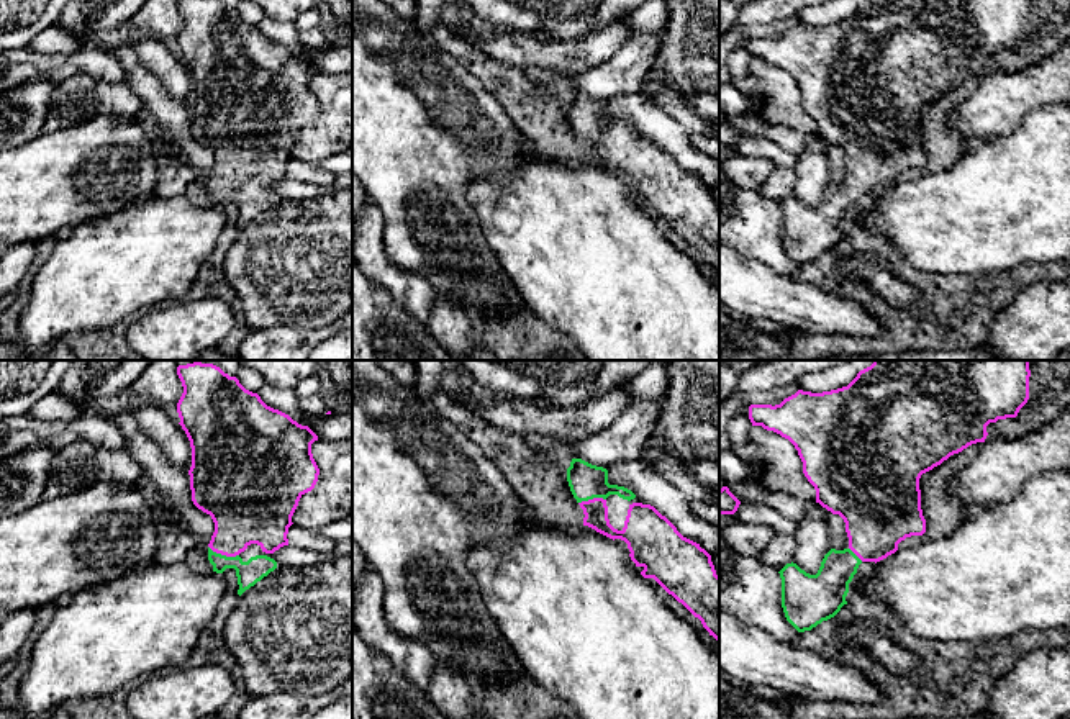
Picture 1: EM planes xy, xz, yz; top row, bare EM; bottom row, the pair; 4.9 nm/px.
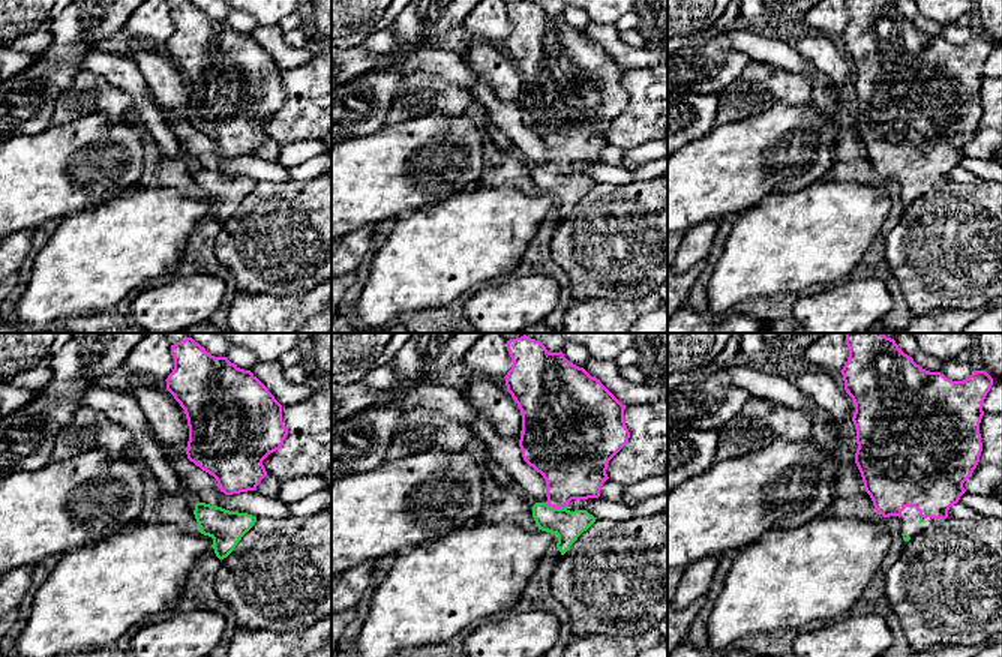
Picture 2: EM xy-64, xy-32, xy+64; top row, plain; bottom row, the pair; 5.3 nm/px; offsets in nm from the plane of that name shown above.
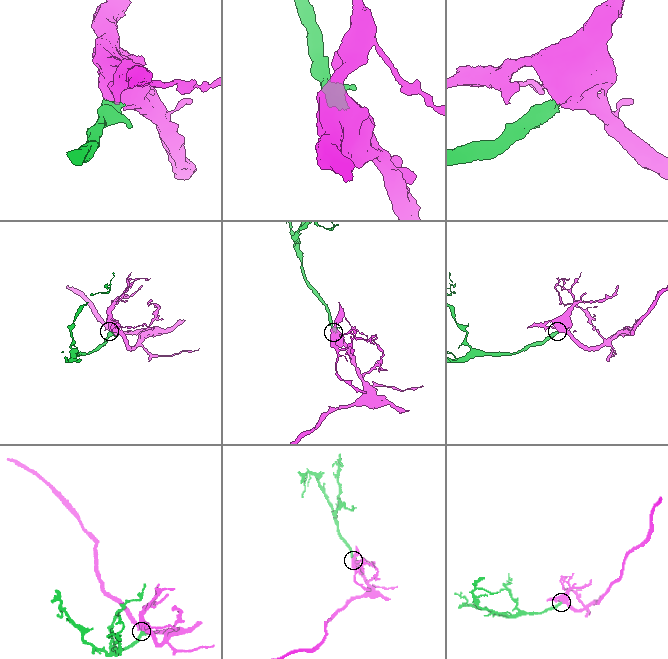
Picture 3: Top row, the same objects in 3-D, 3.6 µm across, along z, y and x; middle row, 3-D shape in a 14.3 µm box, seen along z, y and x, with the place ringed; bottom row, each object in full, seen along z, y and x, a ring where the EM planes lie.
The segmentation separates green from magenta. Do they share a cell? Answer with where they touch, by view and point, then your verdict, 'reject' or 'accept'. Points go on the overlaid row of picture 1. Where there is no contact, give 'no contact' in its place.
contact xy (223, 556); accept

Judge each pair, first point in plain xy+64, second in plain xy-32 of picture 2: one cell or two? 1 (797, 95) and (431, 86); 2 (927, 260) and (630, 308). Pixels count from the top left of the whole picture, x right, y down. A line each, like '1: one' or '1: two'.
1: one
2: two

